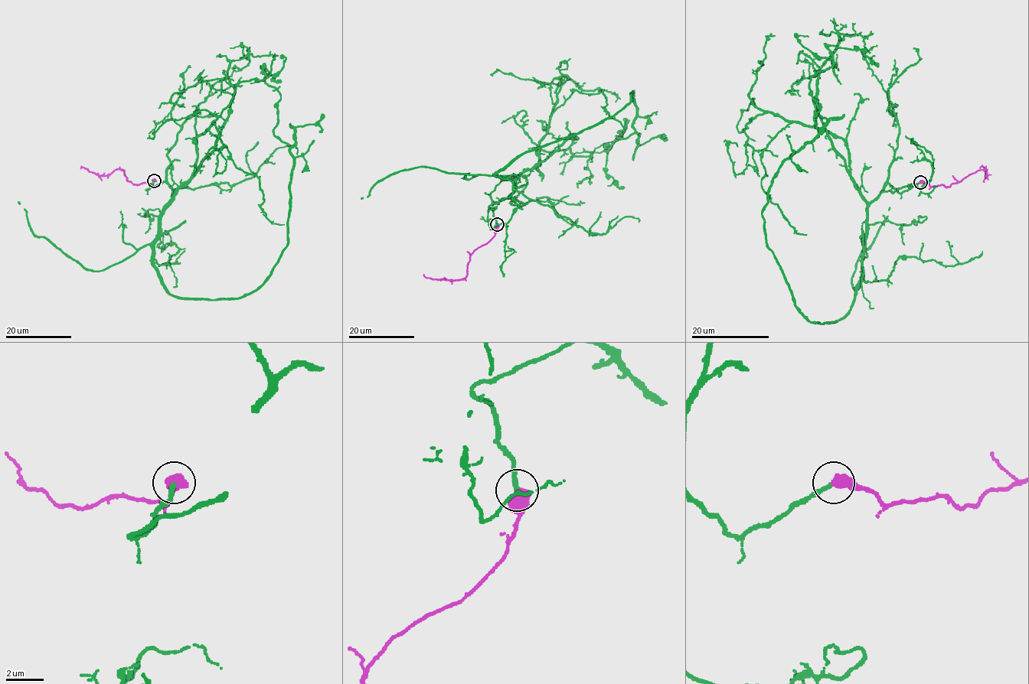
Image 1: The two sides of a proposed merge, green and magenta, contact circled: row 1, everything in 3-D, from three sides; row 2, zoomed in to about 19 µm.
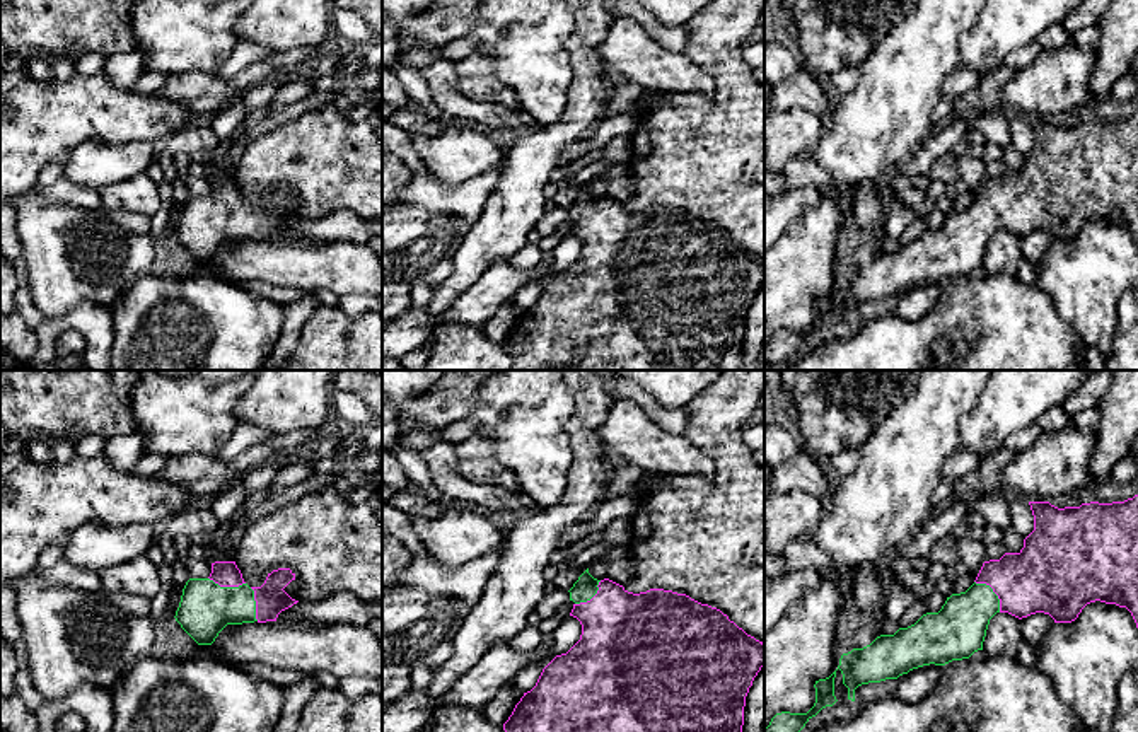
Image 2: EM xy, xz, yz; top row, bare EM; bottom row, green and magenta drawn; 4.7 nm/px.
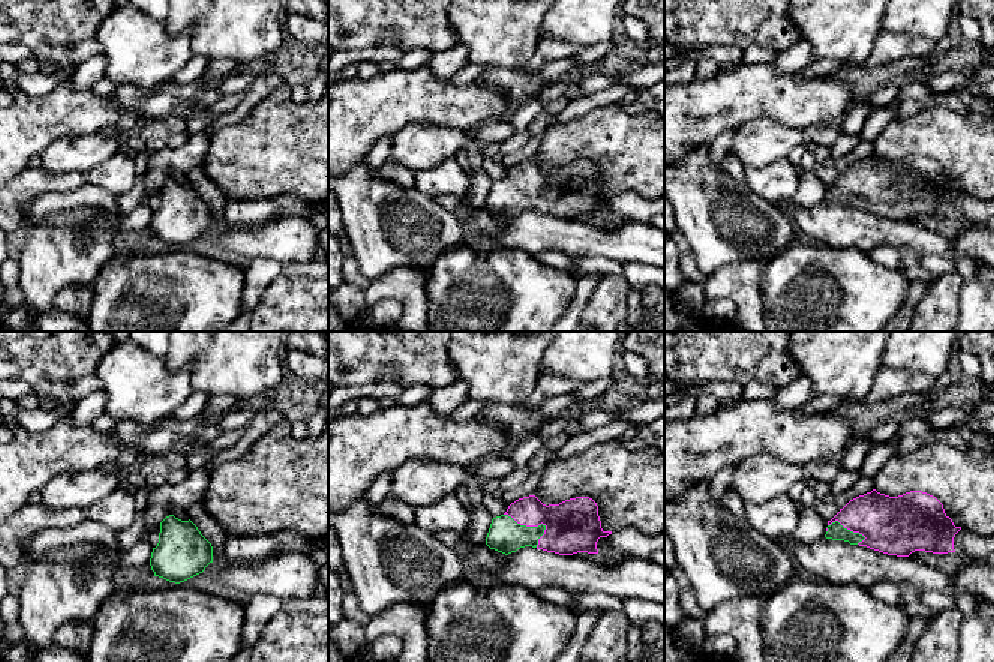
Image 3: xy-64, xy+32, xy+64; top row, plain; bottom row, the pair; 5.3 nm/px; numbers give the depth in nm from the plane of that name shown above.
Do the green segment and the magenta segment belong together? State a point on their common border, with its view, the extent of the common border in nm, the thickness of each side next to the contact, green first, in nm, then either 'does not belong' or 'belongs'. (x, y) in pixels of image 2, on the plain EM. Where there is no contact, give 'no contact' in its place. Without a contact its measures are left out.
yz (993, 210) | 200 nm | 260/320 nm | belongs

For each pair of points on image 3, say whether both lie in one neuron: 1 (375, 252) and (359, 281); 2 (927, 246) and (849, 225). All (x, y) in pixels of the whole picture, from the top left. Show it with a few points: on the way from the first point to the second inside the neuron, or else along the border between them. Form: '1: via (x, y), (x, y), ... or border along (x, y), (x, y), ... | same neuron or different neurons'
1: border along (353, 254), (360, 273), (369, 282) | different neurons
2: via (907, 234), (868, 230) | same neuron

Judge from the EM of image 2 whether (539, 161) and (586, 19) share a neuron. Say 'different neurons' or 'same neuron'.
same neuron

